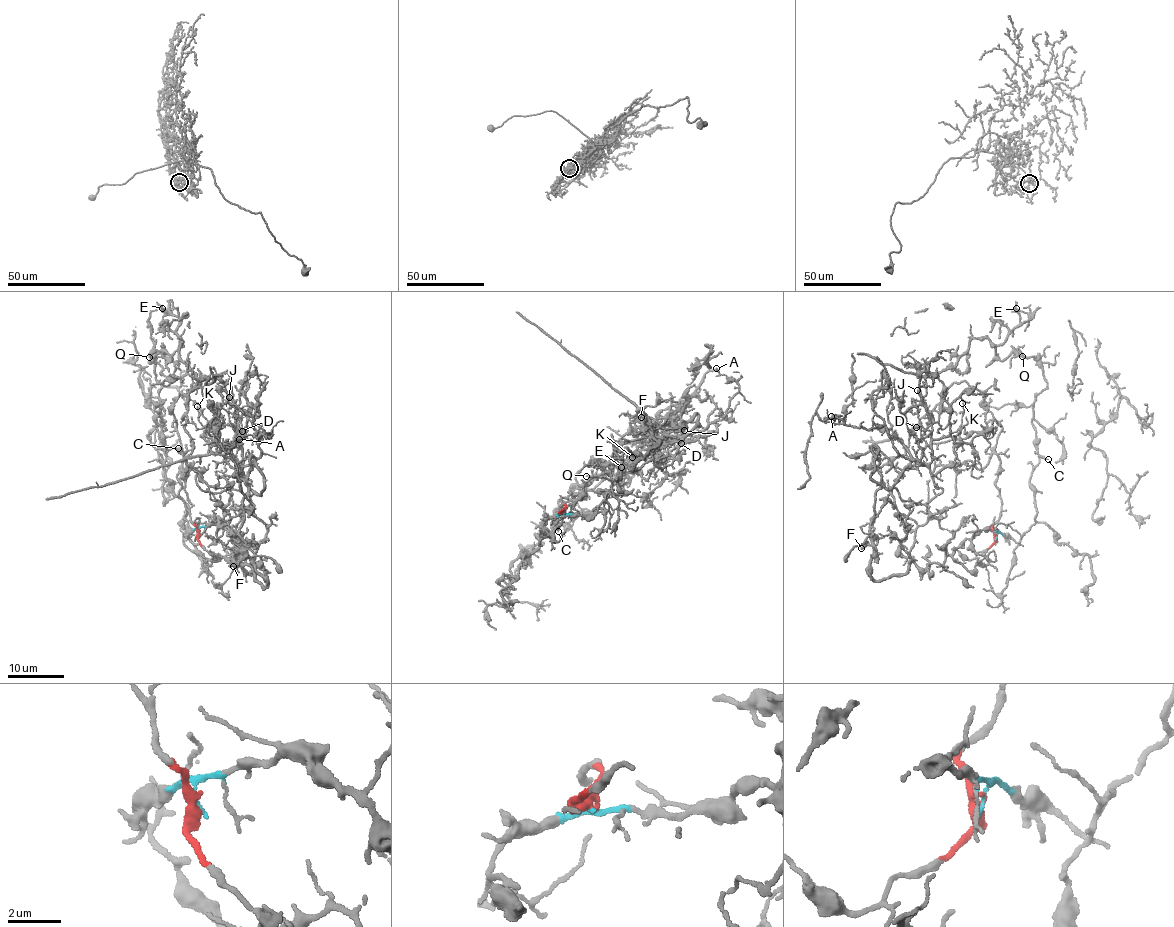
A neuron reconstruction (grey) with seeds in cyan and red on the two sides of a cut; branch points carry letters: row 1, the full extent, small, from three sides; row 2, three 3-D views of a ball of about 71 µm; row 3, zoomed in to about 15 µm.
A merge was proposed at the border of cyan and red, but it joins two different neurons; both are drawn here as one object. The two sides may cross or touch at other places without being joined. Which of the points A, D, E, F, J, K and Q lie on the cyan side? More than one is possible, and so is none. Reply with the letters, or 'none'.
A, D, F, J, K

